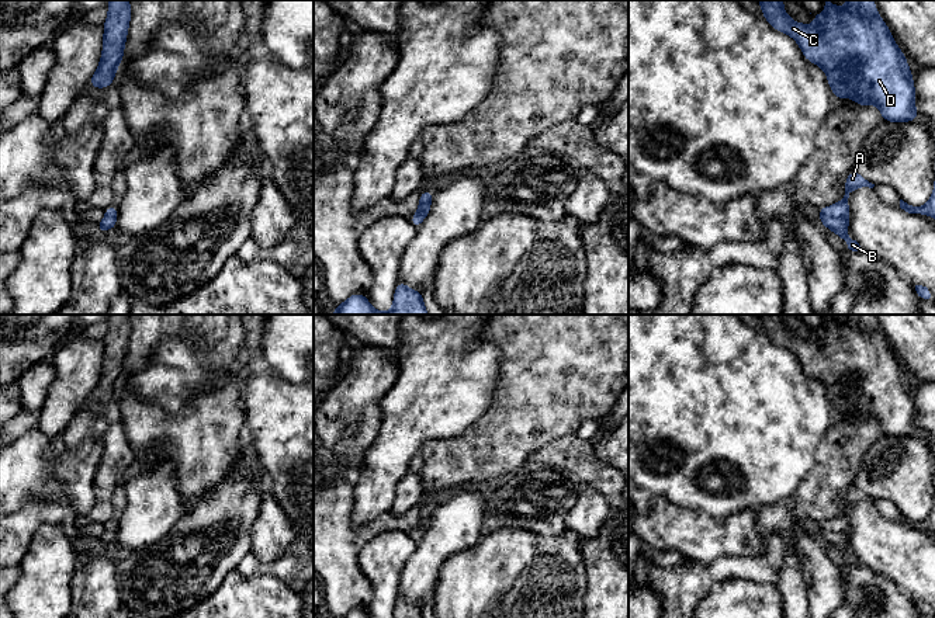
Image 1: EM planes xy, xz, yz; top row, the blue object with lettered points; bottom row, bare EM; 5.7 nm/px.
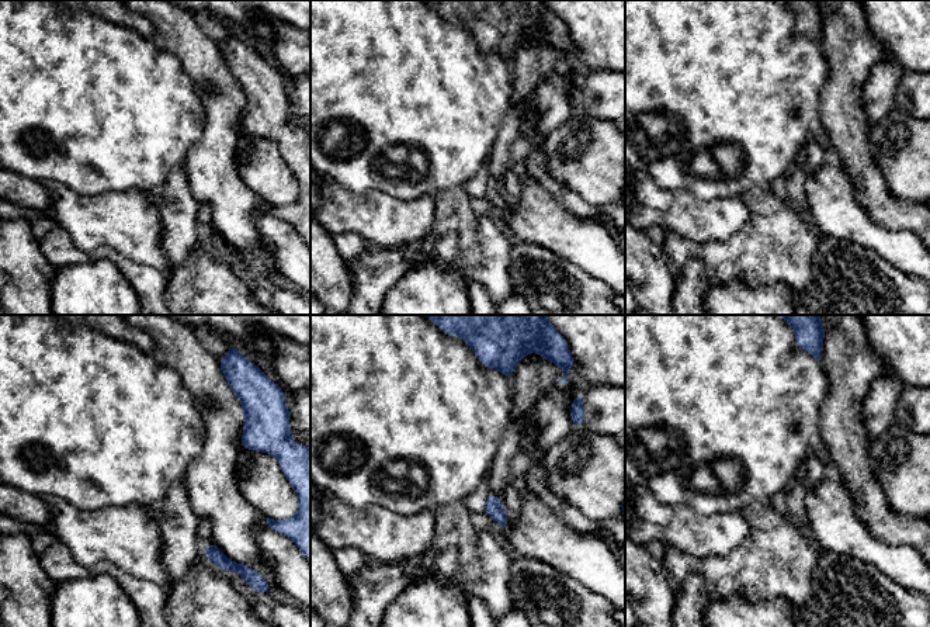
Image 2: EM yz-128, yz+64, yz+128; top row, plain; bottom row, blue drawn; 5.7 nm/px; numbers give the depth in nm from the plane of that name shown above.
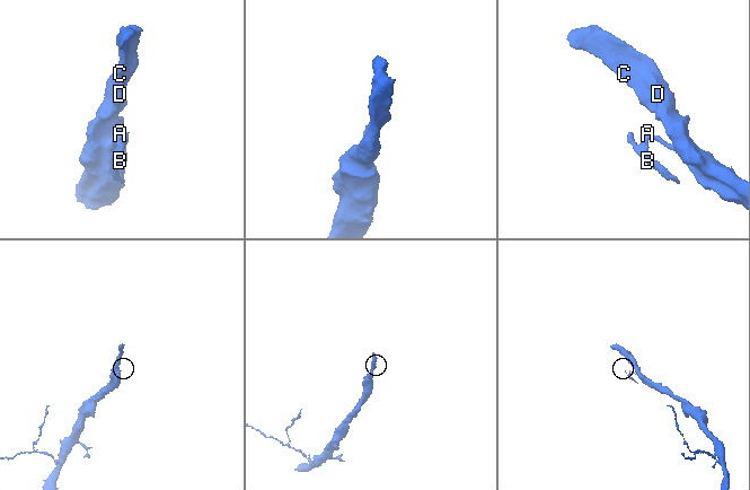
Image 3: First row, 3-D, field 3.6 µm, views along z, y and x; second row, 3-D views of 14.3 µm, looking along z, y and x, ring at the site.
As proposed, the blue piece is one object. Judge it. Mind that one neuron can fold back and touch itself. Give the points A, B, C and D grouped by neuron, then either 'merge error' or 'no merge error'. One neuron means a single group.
A C D / B; merge error

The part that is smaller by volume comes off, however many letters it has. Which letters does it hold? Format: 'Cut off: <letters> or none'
Cut off: B

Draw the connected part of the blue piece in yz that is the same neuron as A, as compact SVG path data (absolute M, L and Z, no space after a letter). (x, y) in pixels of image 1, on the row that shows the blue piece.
M855 170L849 171L848 177L846 177L846 183L845 183L845 195L844 198L834 204L832 206L820 206L818 211L821 215L827 215L827 216L835 216L835 218L841 218L848 215L849 212L849 194L859 188L859 187L869 187L873 188L875 184L869 183L863 176L858 174Z

